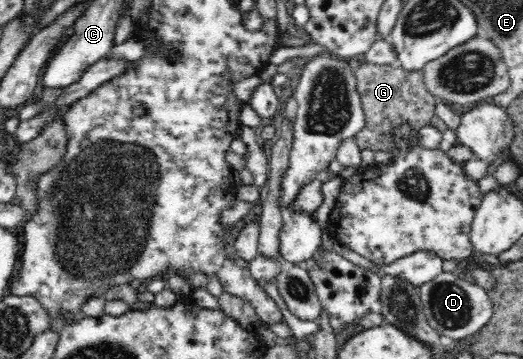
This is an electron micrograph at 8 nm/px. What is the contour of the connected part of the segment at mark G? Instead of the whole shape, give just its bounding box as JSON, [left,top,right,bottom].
[354,60,440,152]

